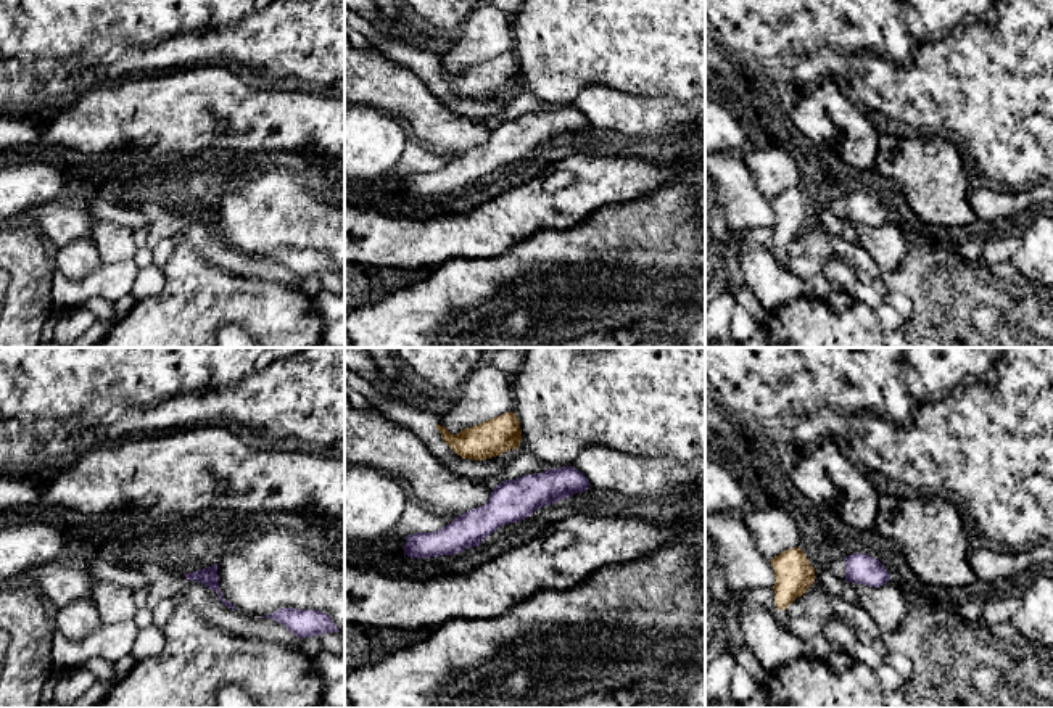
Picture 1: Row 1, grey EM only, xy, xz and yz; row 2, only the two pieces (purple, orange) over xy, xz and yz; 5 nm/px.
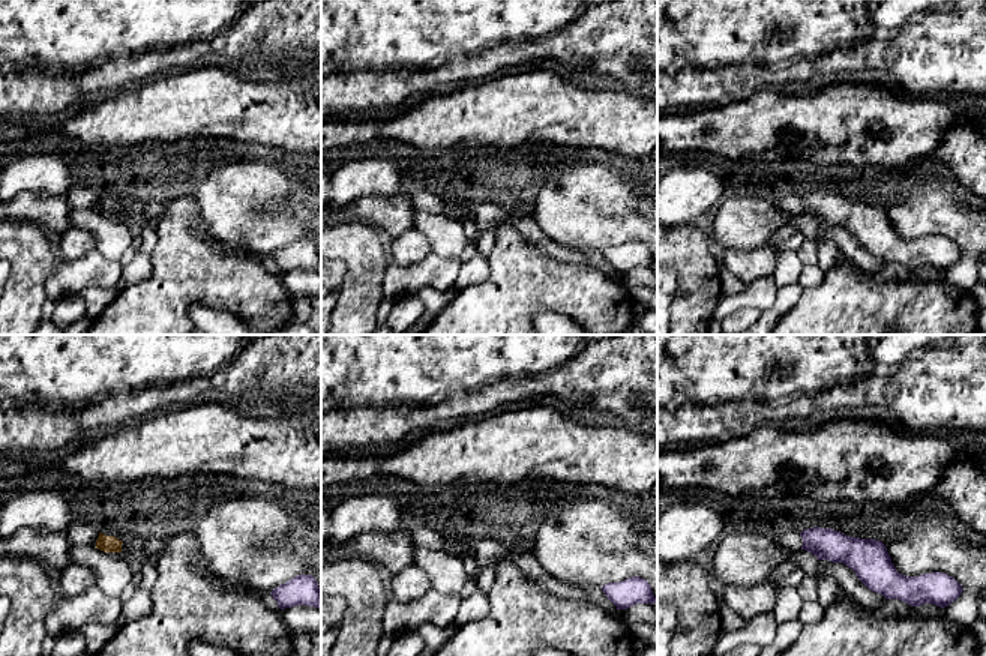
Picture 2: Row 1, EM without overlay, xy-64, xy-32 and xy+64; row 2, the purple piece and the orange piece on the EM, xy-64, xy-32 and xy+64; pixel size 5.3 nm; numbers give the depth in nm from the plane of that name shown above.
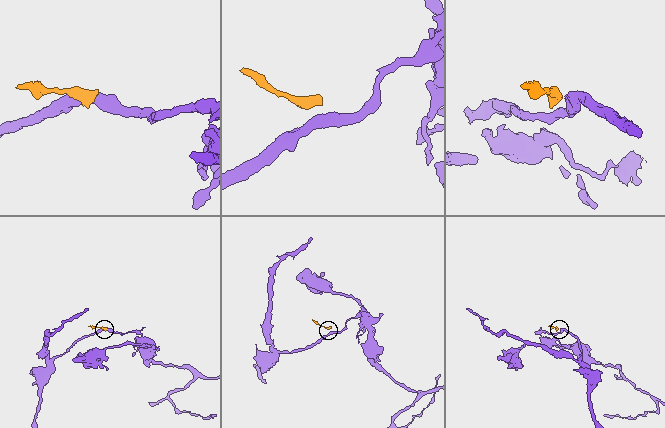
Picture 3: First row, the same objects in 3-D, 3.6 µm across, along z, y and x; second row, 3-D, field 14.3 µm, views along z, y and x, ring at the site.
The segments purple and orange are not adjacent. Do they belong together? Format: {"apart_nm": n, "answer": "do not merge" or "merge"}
{"apart_nm": 130, "answer": "do not merge"}

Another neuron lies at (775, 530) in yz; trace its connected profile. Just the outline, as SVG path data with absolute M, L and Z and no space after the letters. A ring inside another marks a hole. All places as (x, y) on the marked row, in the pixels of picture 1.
M783 507L749 508L744 512L744 523L754 536L760 554L768 560L800 545L802 537L797 521Z

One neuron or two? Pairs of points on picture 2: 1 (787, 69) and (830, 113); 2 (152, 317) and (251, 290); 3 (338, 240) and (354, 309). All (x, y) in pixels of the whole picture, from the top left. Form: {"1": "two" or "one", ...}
{"1": "two", "2": "one", "3": "one"}

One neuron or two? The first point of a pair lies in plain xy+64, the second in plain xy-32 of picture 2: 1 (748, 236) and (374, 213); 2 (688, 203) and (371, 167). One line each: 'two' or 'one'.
1: one
2: one

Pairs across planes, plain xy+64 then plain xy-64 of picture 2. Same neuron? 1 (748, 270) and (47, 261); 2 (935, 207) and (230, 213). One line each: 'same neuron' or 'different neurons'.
1: different neurons
2: same neuron

